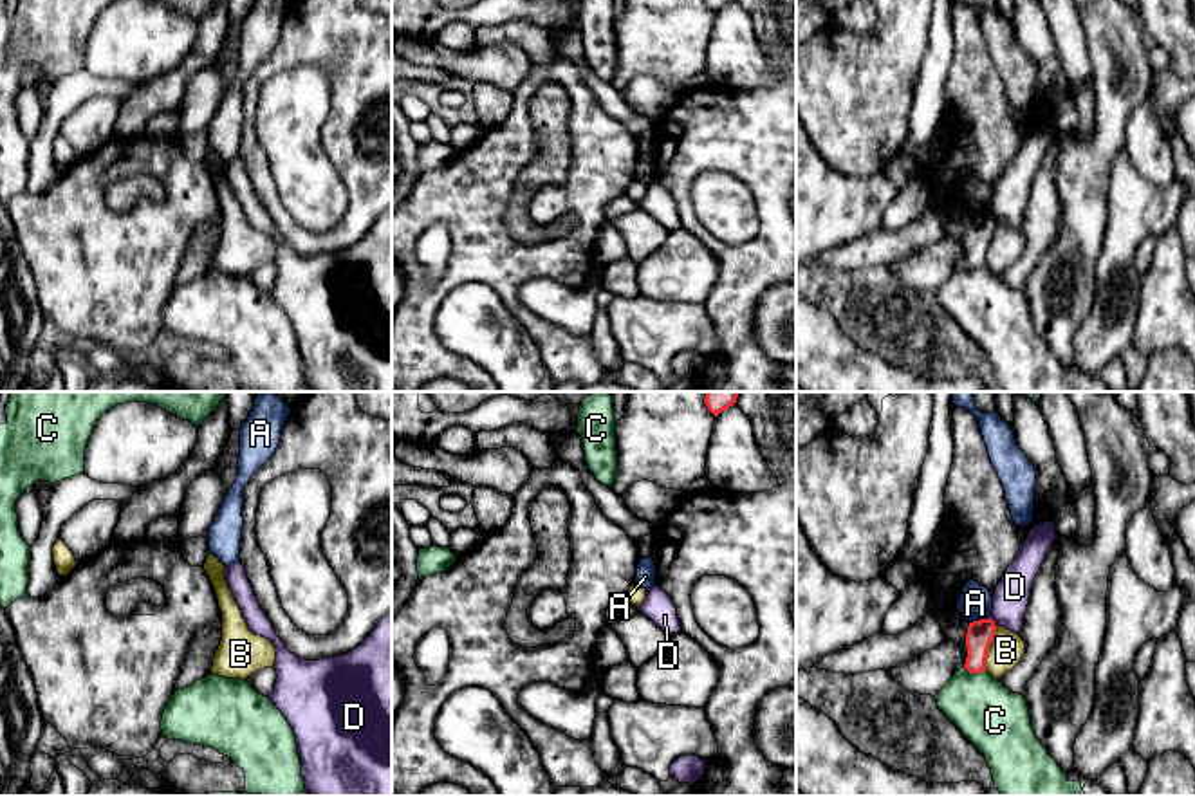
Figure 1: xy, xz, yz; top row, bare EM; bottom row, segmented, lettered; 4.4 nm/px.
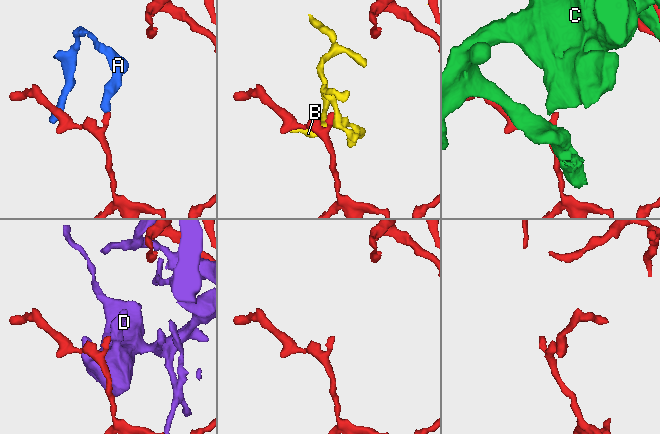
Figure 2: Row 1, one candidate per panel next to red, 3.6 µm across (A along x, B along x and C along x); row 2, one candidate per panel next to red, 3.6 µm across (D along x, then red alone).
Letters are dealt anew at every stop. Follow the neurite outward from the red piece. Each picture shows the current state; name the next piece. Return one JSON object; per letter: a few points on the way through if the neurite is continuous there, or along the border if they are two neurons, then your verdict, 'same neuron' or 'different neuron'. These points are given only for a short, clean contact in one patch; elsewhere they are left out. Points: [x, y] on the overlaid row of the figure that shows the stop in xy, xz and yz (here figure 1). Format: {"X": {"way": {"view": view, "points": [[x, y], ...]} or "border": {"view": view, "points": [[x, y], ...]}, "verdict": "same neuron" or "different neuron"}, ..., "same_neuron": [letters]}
{"A": {"border": {"view": "yz", "points": [[990, 616], [970, 623]]}, "verdict": "different neuron"}, "B": {"verdict": "different neuron"}, "C": {"verdict": "different neuron"}, "D": {"verdict": "different neuron"}, "same_neuron": []}

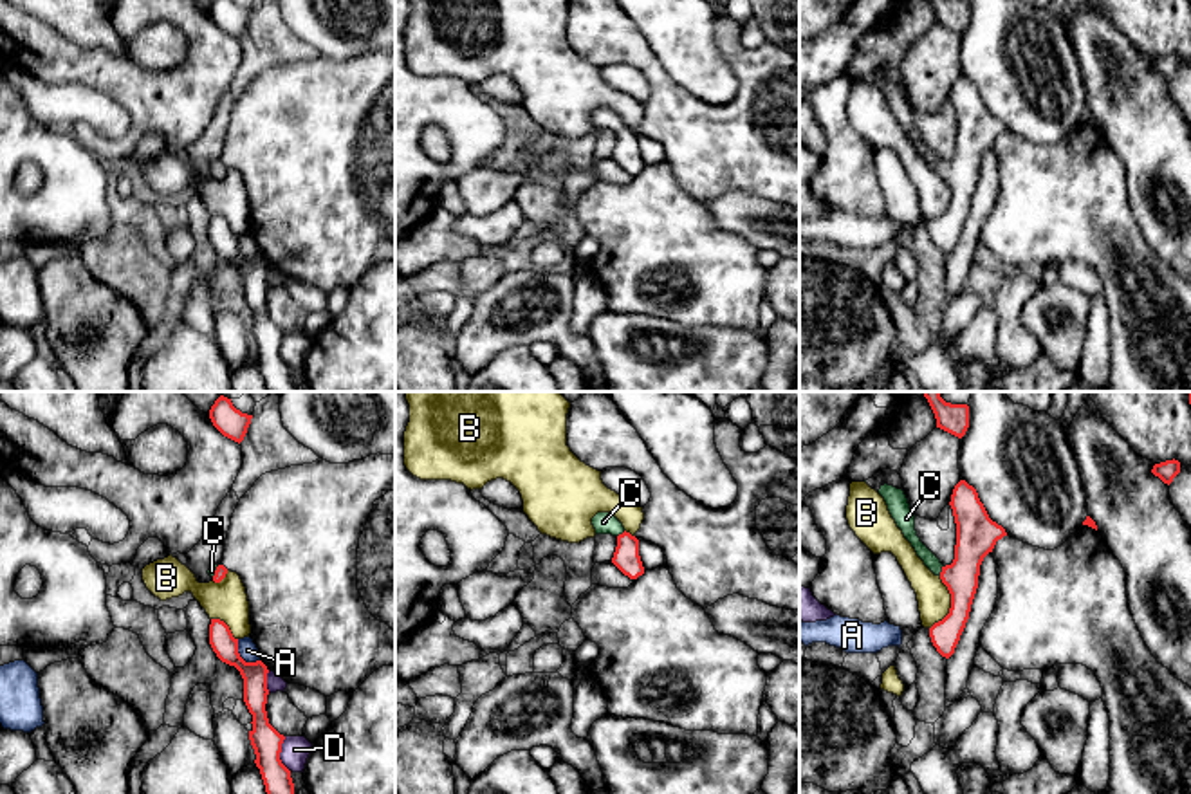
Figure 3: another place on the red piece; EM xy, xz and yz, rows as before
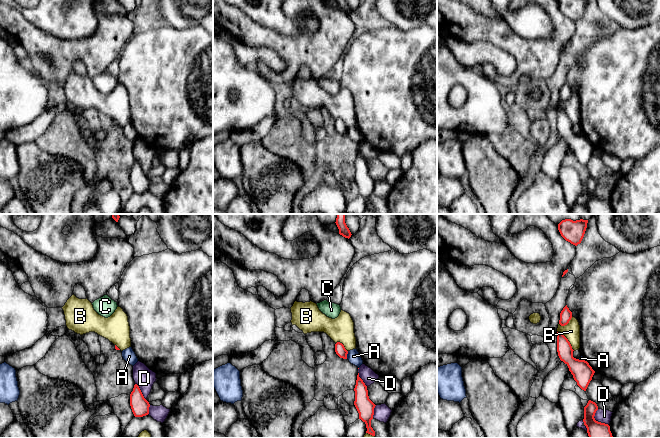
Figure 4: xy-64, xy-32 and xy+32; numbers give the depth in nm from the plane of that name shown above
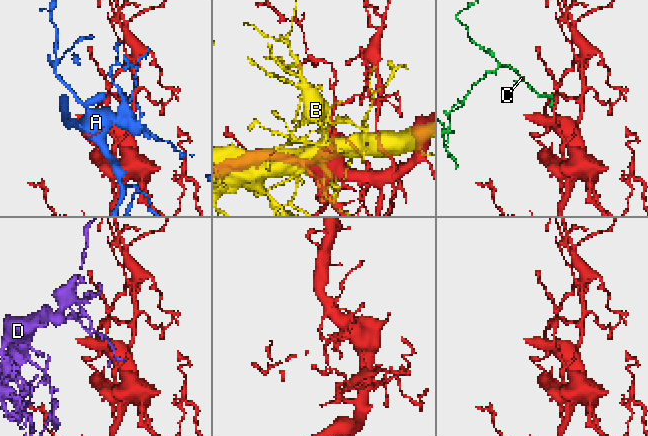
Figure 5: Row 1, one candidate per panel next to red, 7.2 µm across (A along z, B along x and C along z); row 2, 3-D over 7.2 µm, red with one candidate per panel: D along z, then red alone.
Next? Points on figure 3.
{"A": {"verdict": "different neuron"}, "B": {"verdict": "different neuron"}, "C": {"way": {"view": "yz", "points": [[977, 535], [969, 553], [942, 571], [932, 562]]}, "verdict": "same neuron"}, "D": {"verdict": "different neuron"}, "same_neuron": ["C"]}

